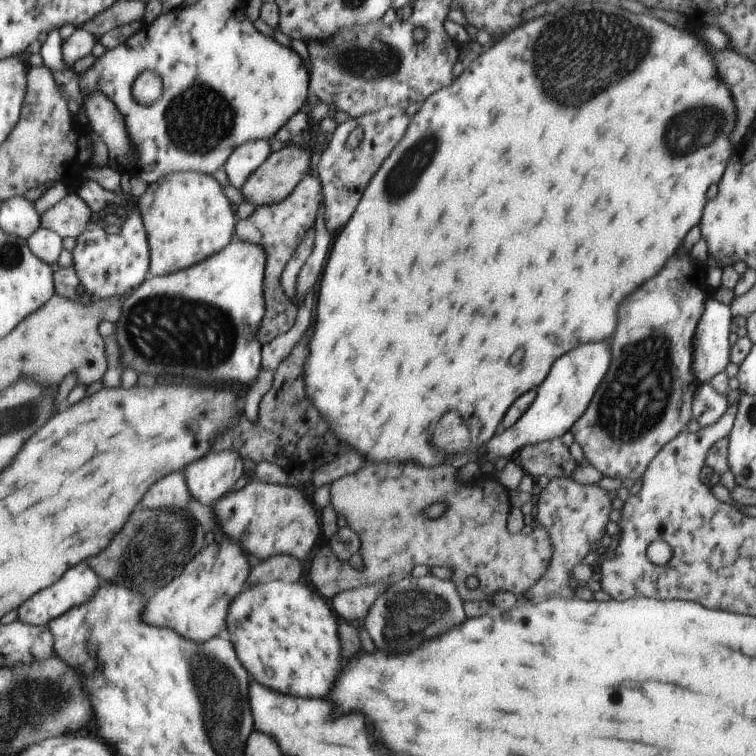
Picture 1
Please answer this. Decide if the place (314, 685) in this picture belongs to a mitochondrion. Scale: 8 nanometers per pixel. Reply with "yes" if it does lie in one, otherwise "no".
no

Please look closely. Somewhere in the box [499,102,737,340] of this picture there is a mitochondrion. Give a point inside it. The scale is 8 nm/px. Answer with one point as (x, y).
(678, 143)

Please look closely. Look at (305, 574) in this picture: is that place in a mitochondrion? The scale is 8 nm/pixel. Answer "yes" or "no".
no

